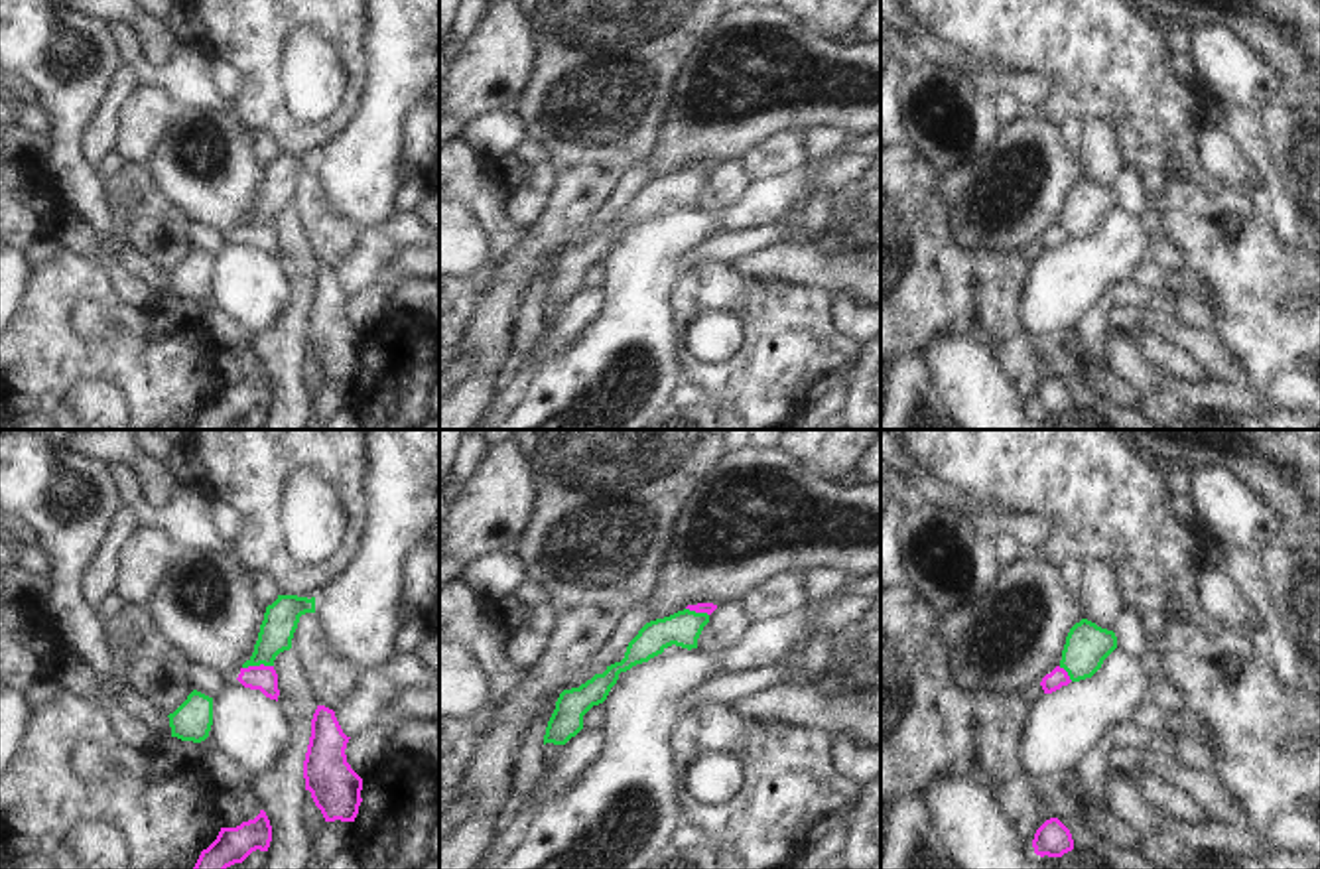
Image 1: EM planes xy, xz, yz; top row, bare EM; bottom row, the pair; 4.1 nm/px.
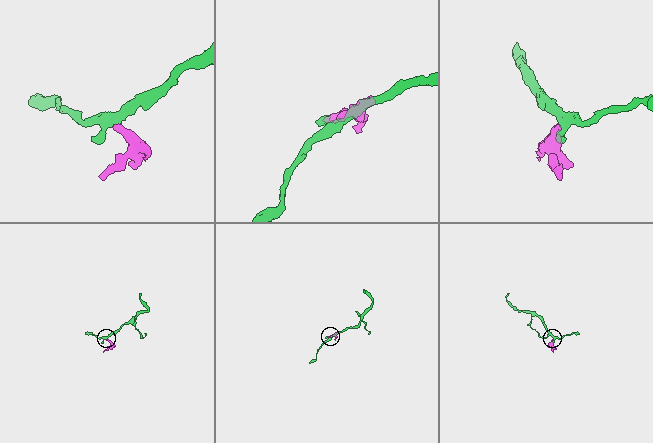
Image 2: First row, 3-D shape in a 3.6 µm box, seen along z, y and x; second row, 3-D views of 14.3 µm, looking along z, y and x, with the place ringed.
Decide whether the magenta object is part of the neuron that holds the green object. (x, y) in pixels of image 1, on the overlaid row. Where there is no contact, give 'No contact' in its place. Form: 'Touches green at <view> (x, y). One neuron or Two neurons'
Touches green at xy (257, 665). Two neurons.

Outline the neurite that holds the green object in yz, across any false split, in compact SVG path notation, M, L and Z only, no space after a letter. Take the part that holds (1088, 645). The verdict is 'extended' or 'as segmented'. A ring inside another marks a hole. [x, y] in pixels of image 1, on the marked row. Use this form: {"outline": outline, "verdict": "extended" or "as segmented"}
{"outline": "M1082 619L1066 636L1060 668L1068 672L1072 682L1091 678L1115 648L1117 636L1113 631Z", "verdict": "as segmented"}

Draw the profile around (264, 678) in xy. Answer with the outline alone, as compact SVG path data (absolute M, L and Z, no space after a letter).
M248 666L240 668L240 674L236 678L244 688L260 690L266 698L276 700L280 696L278 690L278 674L274 666Z

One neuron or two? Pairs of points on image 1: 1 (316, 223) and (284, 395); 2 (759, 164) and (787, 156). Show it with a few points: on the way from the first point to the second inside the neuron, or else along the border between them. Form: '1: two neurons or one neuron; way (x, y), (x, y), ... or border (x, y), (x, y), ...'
1: two neurons; border (290, 207), (312, 255), (320, 263)
2: one neuron; way (765, 160), (781, 156)

